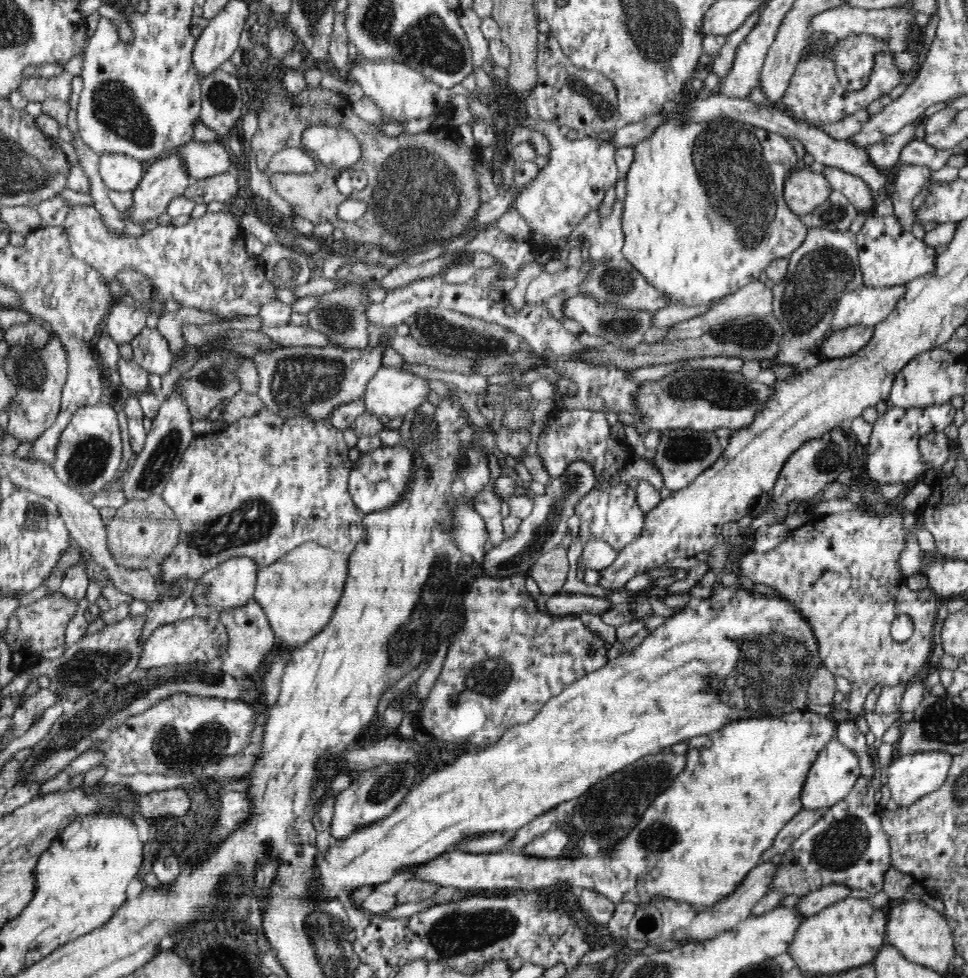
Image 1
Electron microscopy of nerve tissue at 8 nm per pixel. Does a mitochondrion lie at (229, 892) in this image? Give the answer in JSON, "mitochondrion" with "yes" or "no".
{"mitochondrion":"yes"}

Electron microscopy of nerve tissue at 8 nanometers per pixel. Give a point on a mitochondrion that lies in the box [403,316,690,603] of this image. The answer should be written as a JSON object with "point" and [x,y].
{"point":[574,480]}

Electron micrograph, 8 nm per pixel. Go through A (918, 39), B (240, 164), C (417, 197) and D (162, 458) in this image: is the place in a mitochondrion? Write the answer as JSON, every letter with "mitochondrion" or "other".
{"A":"other","B":"other","C":"mitochondrion","D":"mitochondrion"}

